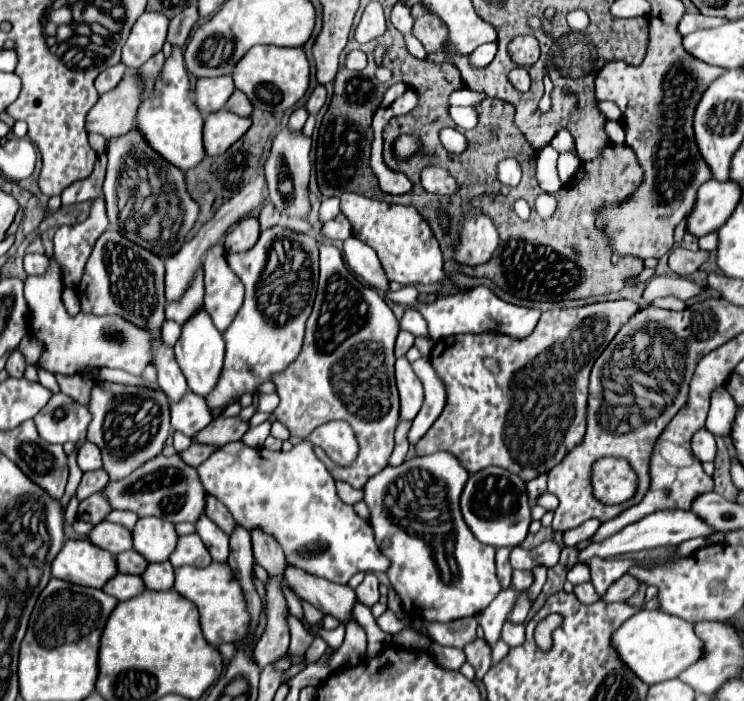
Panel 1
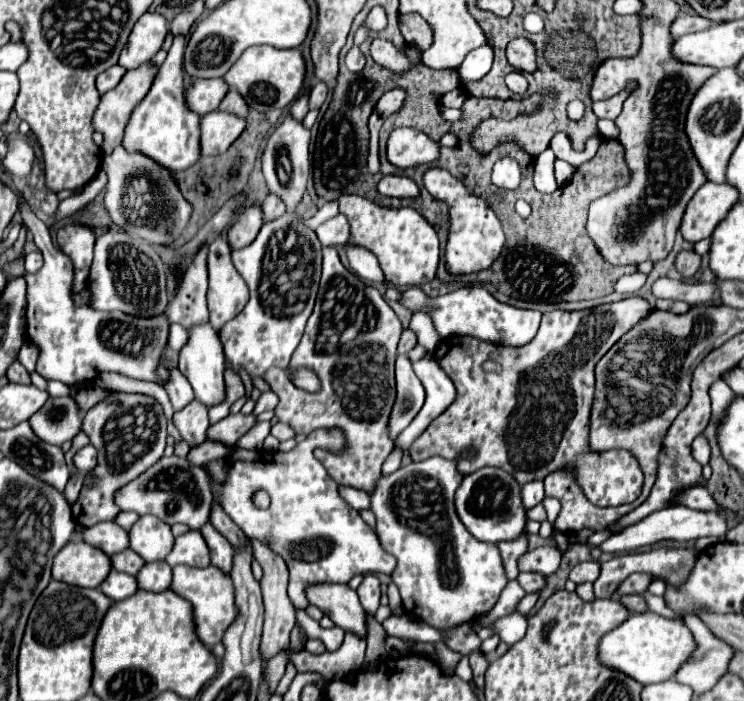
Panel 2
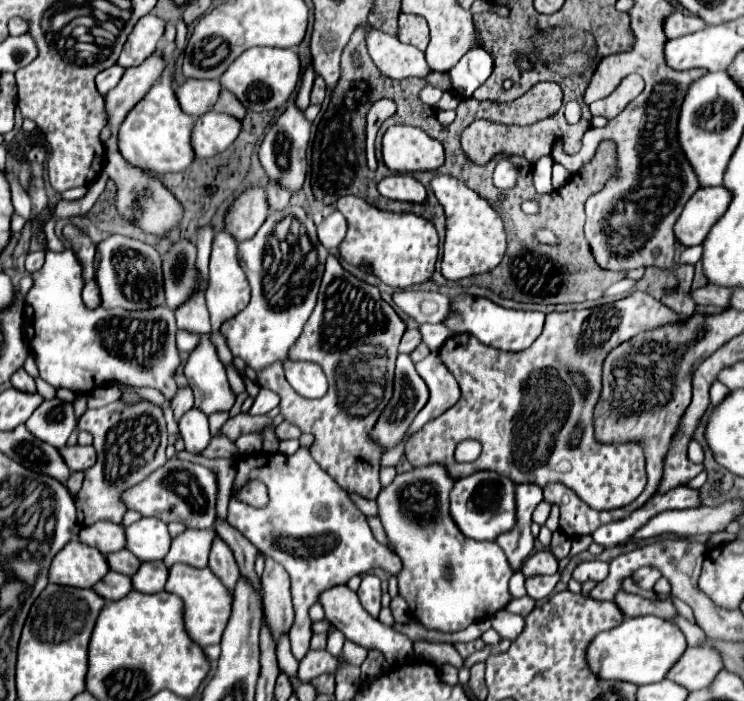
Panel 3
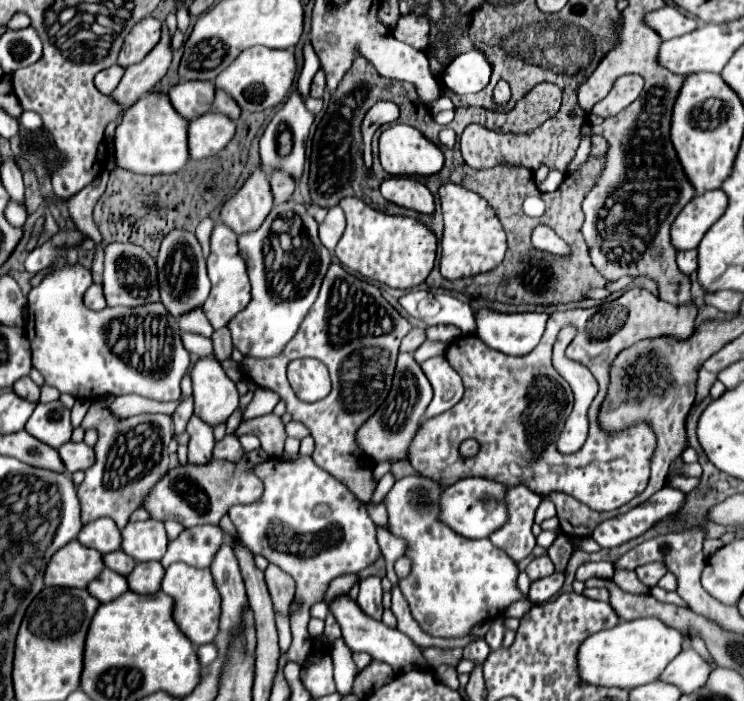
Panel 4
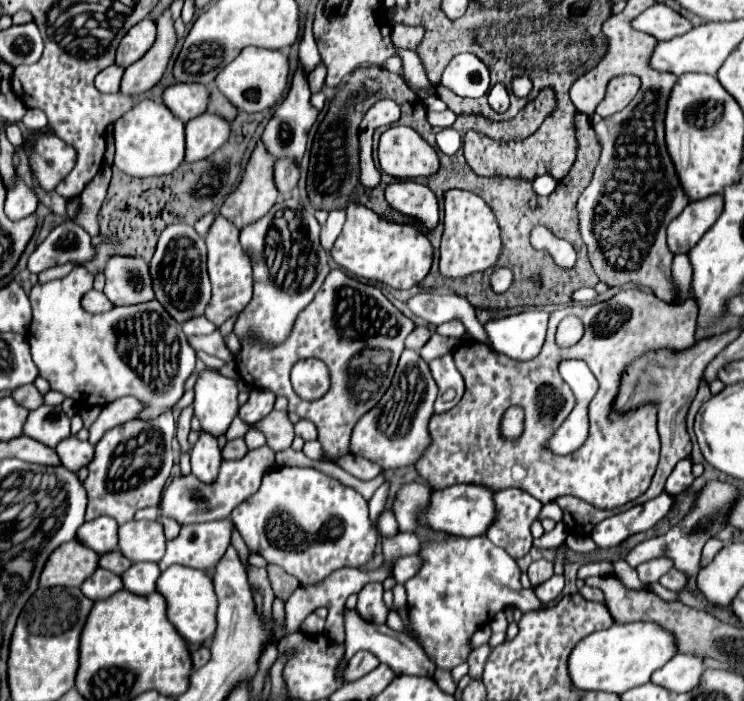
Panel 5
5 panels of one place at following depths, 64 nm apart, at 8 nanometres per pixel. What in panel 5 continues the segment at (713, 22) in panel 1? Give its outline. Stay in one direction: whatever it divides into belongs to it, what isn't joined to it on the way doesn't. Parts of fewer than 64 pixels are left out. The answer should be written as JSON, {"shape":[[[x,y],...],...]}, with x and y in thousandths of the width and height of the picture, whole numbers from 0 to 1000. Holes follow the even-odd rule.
{"shape":[[[882,6],[882,9],[866,14],[849,31],[849,37],[860,46],[876,49],[884,57],[903,57],[906,51],[922,49],[930,40],[927,29],[922,29],[917,20],[898,11],[895,6]]]}

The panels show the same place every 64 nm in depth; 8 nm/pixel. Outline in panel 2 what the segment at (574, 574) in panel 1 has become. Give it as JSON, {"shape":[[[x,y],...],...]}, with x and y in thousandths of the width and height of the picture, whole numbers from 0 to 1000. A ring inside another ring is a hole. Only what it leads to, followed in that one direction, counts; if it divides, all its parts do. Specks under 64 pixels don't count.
{"shape":[[[780,802],[766,813],[766,827],[772,833],[782,833],[782,830],[798,830],[804,822],[804,805],[801,802]]]}

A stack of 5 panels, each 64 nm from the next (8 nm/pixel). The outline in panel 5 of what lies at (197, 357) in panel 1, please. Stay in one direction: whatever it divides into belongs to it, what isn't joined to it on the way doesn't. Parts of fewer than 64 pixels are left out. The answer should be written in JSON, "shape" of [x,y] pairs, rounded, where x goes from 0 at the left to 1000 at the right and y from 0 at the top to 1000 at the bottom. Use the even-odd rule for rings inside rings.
{"shape":[[[274,525],[266,534],[261,559],[261,593],[272,611],[288,622],[301,619],[323,582],[317,542],[298,536],[288,525]]]}

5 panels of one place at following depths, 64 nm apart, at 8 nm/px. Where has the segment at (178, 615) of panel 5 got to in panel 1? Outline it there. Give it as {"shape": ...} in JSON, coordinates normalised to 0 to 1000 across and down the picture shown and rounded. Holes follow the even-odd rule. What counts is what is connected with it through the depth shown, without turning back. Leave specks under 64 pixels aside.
{"shape":[[[285,802],[277,810],[261,810],[261,807],[239,810],[234,842],[266,864],[272,902],[282,919],[288,922],[296,922],[298,916],[317,919],[333,904],[336,873],[331,867],[328,842],[323,839],[323,830],[317,827],[315,816],[304,802]]]}

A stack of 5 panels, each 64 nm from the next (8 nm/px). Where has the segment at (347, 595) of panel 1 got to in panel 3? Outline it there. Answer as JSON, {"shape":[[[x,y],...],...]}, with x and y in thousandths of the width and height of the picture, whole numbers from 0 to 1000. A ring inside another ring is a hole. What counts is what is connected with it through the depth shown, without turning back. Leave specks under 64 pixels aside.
{"shape":[[[446,836],[441,842],[435,842],[430,850],[427,850],[427,859],[433,862],[435,873],[438,873],[438,882],[473,916],[489,922],[489,924],[505,924],[511,927],[519,942],[524,947],[540,947],[540,944],[548,944],[556,939],[556,927],[554,927],[554,913],[543,904],[535,904],[530,899],[524,899],[524,893],[516,893],[511,890],[505,882],[500,882],[484,862],[481,856],[481,847],[473,845],[468,836]]]}

